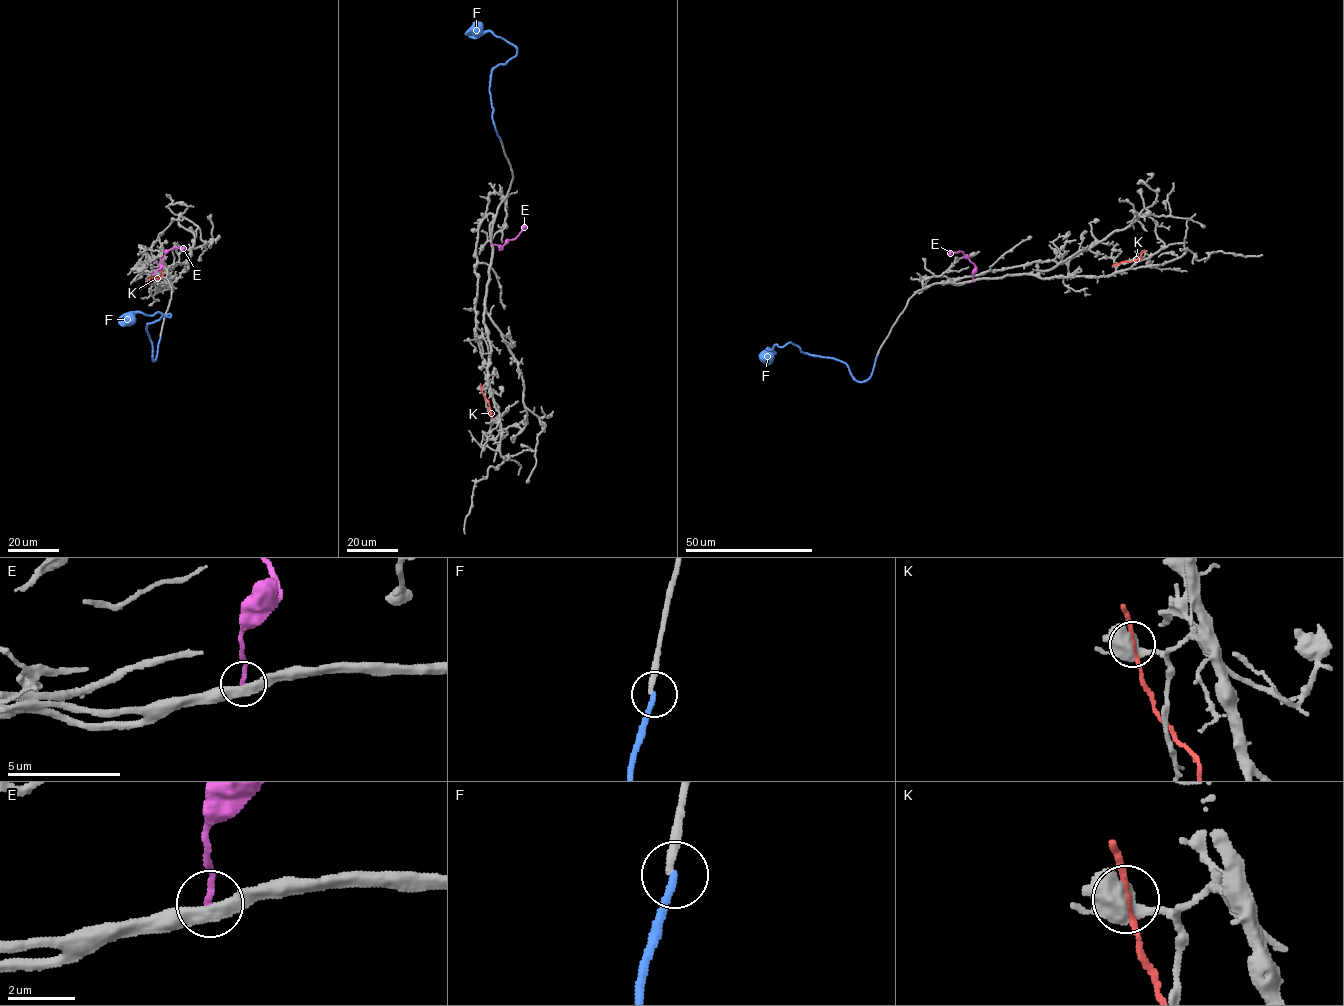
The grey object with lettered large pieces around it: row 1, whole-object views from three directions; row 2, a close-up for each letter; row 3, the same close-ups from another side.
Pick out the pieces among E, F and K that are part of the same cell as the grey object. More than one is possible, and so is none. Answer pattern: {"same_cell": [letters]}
{"same_cell": []}

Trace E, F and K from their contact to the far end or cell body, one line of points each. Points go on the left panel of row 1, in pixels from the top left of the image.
E: (153, 274), (168, 250), (175, 247), (183, 249)
F: (161, 337), (153, 361), (147, 325), (171, 315), (167, 317), (157, 312), (148, 316), (131, 312), (118, 323)
K: (149, 278), (158, 278), (161, 269)

